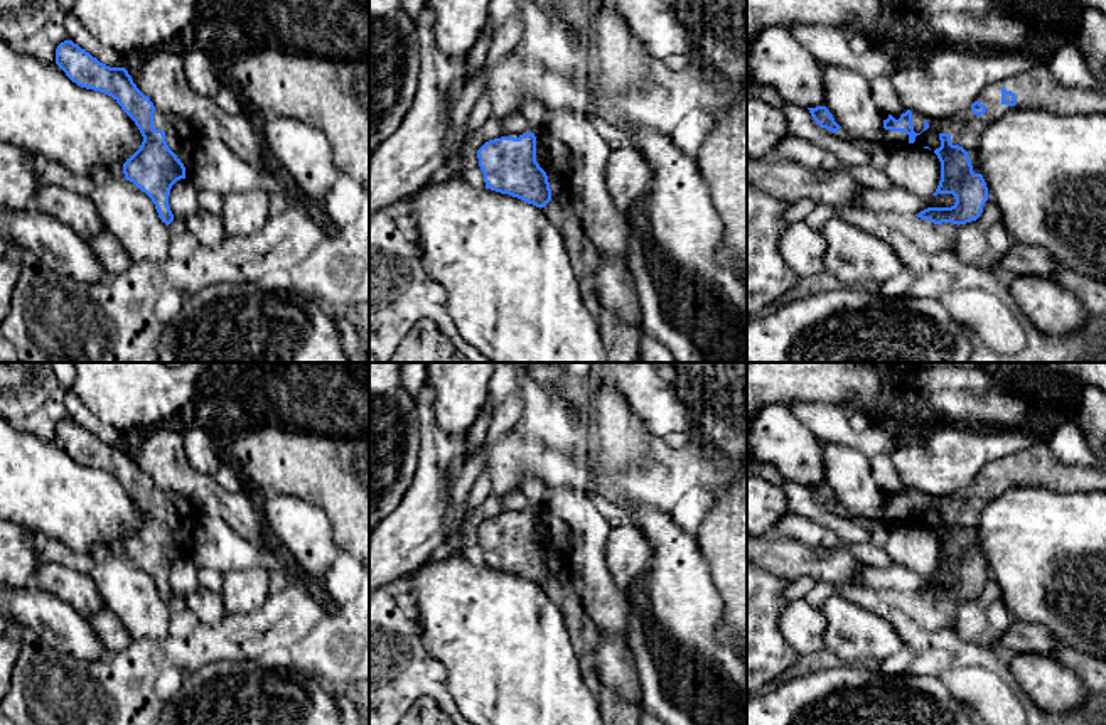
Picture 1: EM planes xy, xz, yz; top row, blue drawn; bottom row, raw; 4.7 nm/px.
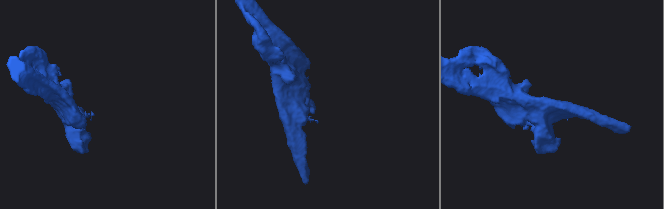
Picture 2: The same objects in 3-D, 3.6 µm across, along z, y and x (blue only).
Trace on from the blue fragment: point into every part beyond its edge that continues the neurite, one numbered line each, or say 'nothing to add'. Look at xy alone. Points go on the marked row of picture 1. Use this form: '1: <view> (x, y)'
1: xy (181, 137)

